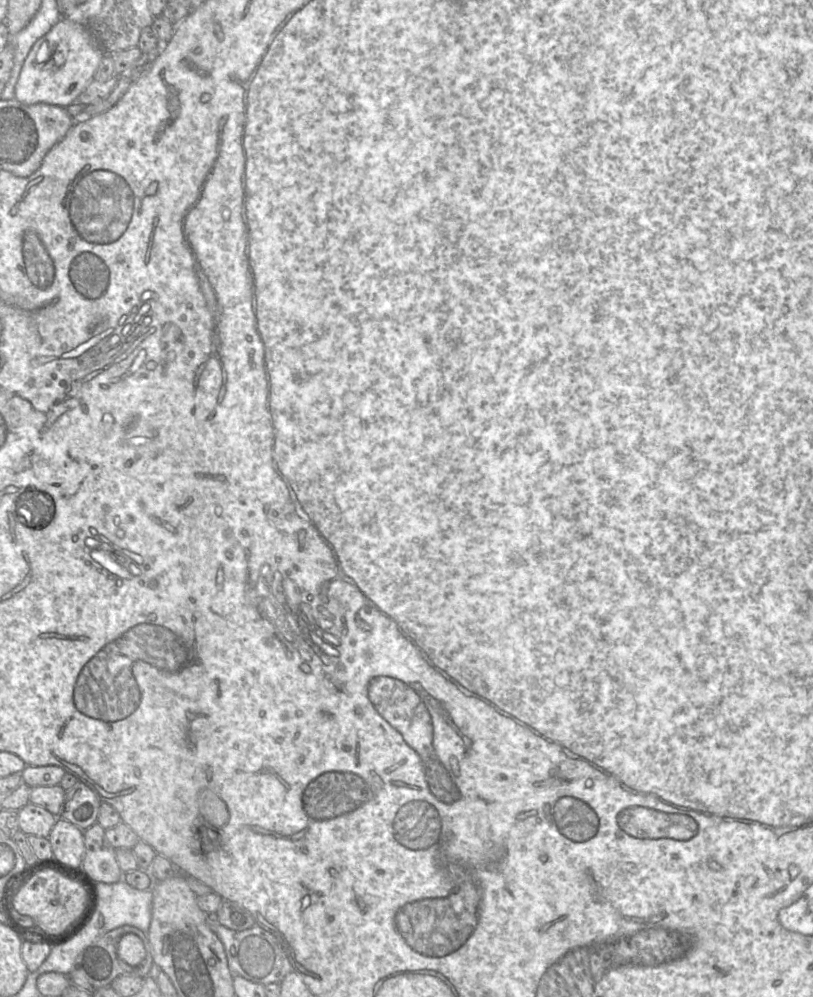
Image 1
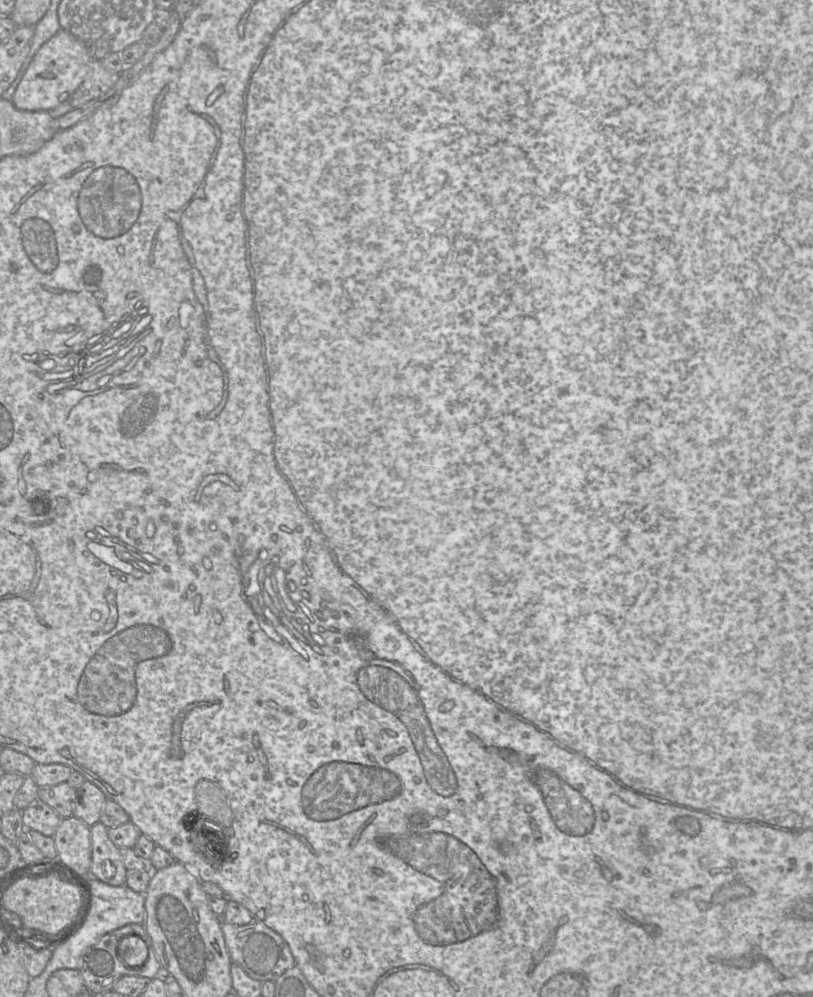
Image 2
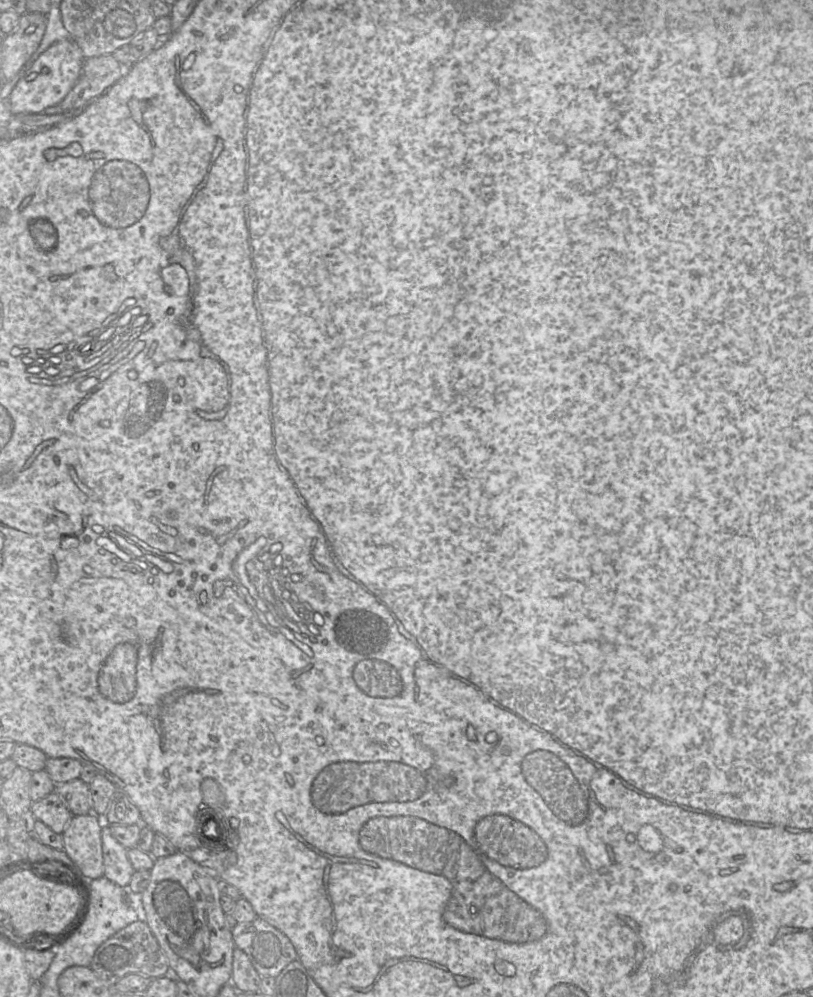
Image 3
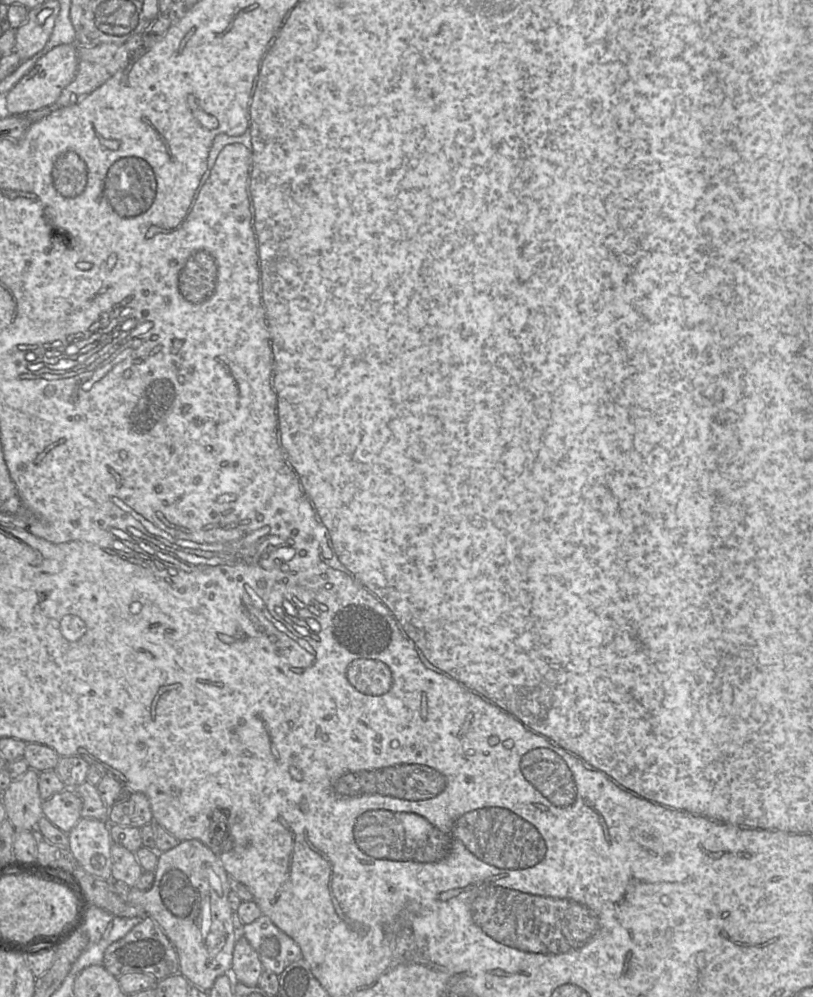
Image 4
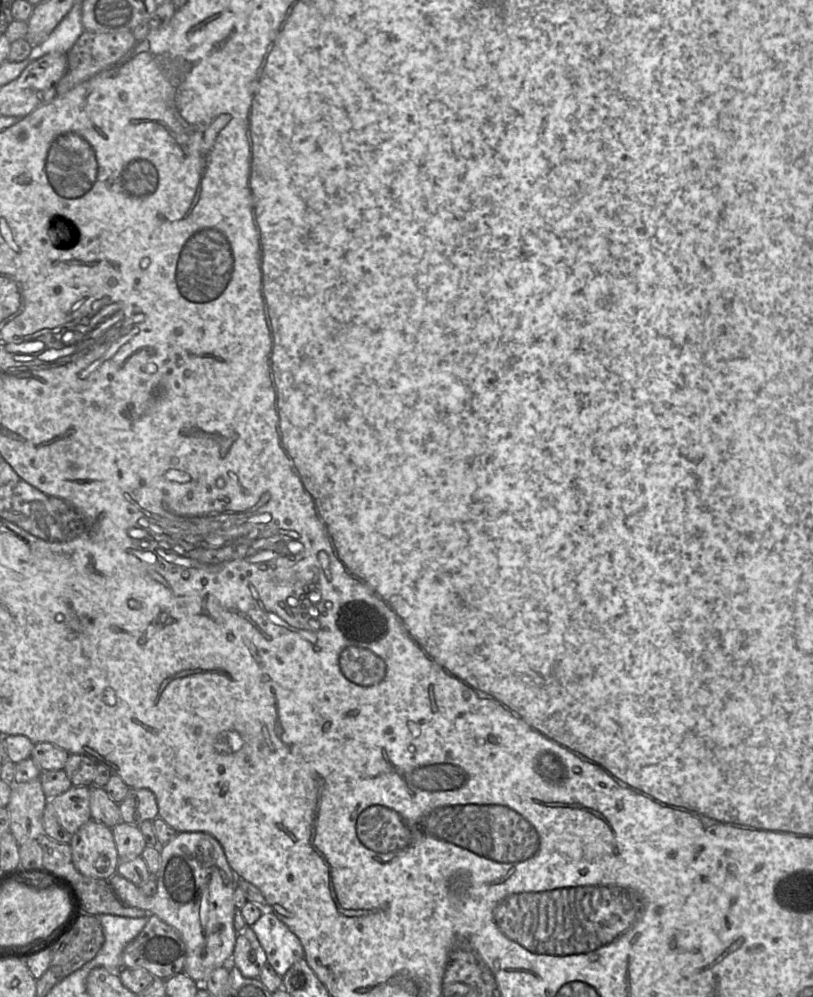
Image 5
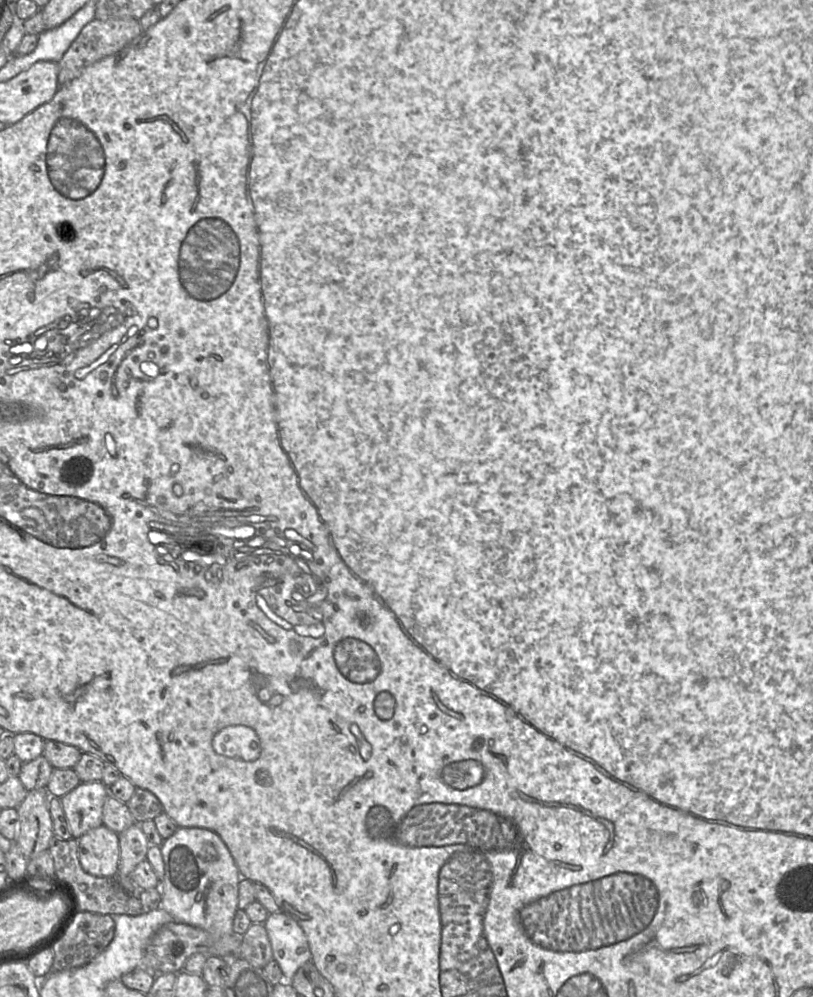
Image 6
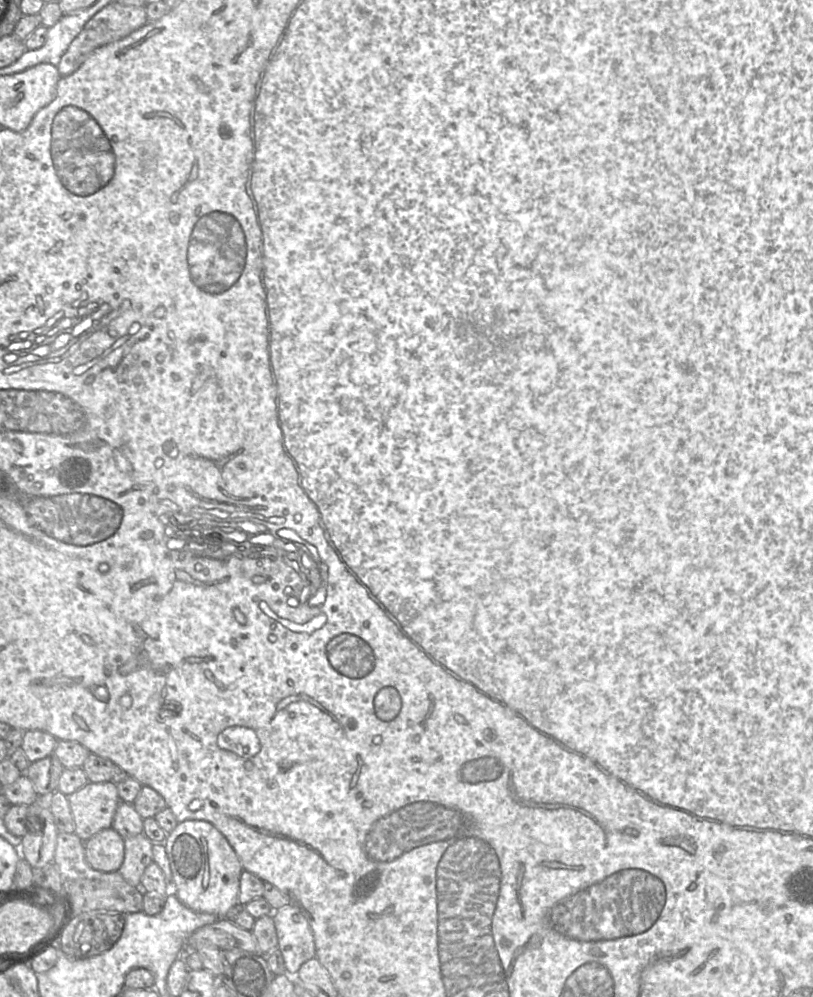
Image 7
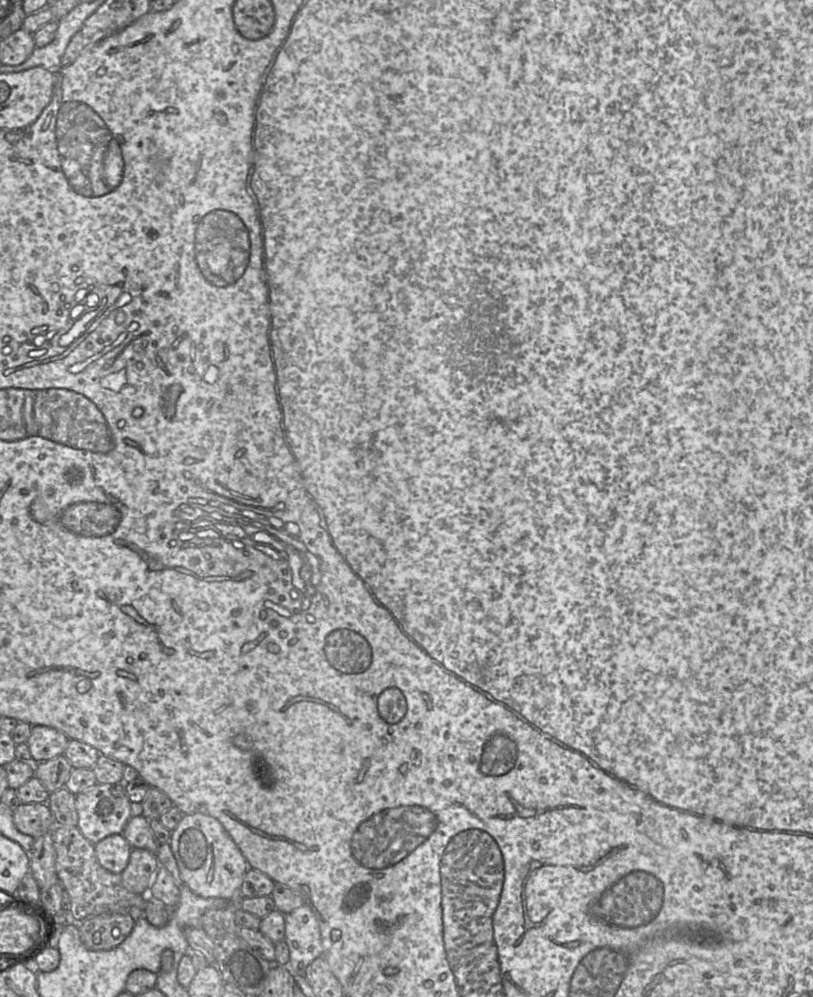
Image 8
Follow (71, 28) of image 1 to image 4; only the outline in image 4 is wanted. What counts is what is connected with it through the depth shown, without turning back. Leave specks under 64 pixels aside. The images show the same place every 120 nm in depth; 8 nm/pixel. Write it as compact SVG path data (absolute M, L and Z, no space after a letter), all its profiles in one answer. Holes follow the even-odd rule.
M62 44L42 56L21 80L6 94L10 115L24 115L54 104L62 91L73 81L78 68L78 45Z

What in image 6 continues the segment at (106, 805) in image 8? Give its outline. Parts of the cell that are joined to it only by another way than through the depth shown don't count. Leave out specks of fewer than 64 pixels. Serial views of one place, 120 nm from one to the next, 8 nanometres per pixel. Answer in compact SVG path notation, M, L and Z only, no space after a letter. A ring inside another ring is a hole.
M102 781L80 782L60 798L72 838L103 825L102 810L109 787Z

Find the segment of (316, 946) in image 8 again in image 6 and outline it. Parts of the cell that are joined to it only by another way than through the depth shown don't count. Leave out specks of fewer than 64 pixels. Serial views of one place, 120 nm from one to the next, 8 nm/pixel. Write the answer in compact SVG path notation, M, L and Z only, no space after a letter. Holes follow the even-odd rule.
M283 911L269 913L264 922L271 943L273 959L278 963L285 981L312 959L306 934L296 920Z

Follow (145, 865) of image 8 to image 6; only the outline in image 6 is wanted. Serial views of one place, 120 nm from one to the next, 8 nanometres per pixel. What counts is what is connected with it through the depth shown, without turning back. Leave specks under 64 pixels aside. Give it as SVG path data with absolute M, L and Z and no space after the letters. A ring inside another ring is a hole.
M134 823L118 834L120 858L118 875L129 876L134 868L146 858L149 842L140 828Z

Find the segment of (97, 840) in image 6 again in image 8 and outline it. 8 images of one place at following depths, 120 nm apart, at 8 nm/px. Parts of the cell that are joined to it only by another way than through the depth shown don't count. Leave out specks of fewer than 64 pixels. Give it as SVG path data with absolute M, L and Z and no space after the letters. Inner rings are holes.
M112 834L94 844L98 862L113 873L121 873L128 865L132 847L122 834Z

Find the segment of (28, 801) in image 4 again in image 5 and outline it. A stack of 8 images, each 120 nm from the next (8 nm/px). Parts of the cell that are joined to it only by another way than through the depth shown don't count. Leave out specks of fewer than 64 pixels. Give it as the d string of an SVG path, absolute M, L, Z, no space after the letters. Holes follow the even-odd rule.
M39 778L12 784L6 809L10 817L10 832L19 846L37 840L44 833L43 812L49 800Z

